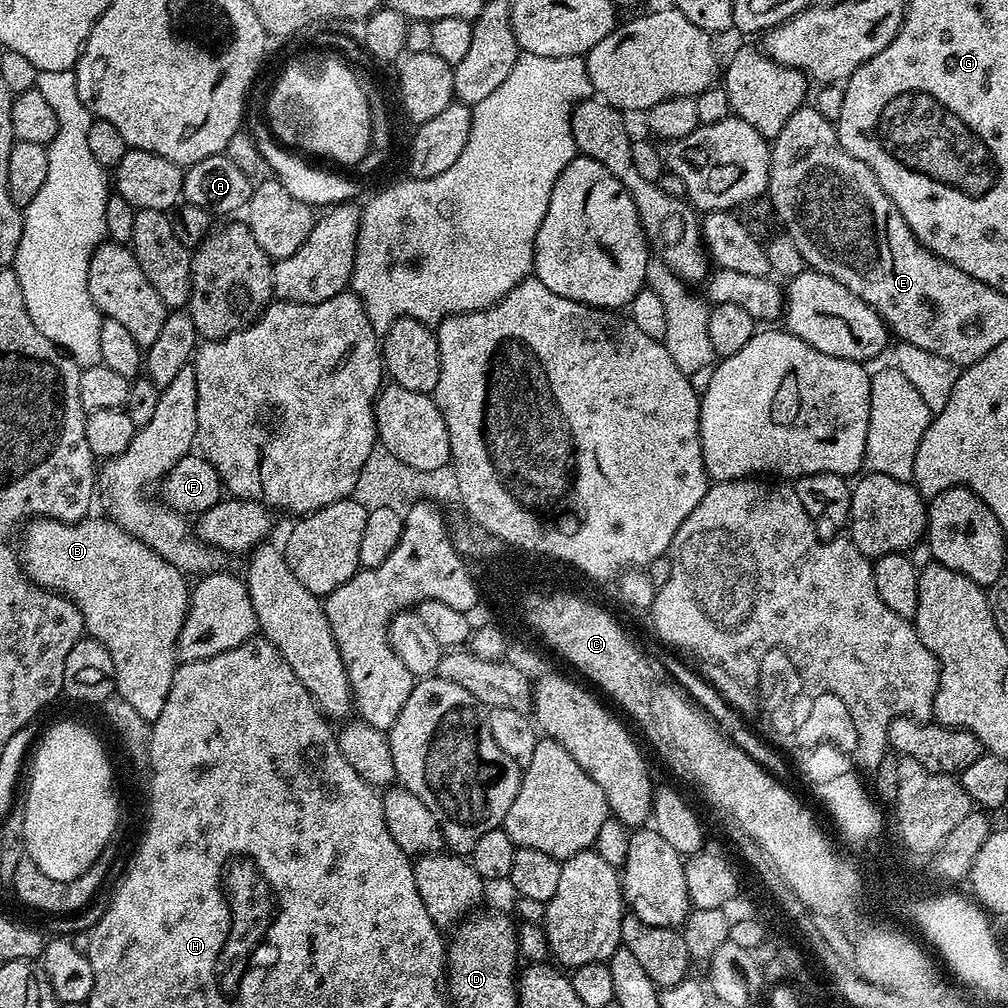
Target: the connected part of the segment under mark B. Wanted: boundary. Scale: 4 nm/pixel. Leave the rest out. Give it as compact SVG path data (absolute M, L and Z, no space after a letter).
M51 518L29 519L22 528L24 541L18 547L20 567L33 584L57 592L78 606L84 619L85 633L110 650L116 675L115 695L130 702L145 722L151 722L162 714L162 706L166 706L166 694L170 694L170 682L178 667L176 639L188 613L190 580L119 524L108 518L92 519L85 518L77 524Z

